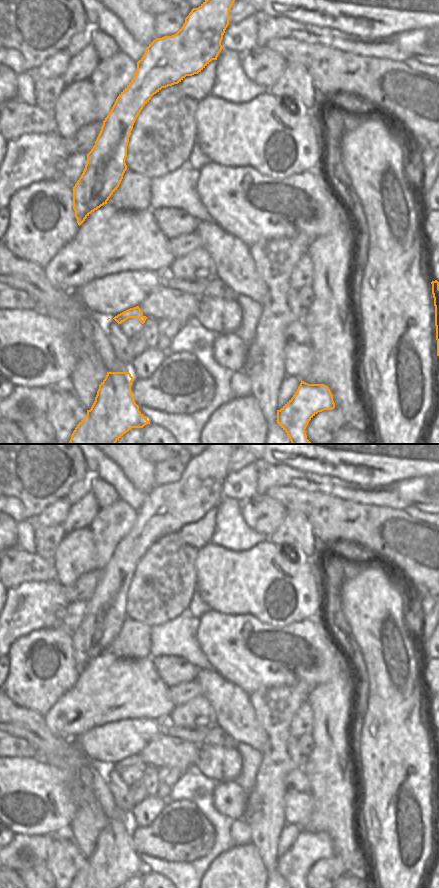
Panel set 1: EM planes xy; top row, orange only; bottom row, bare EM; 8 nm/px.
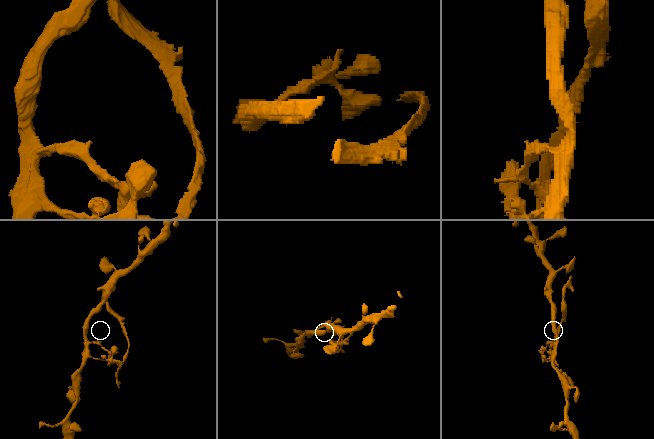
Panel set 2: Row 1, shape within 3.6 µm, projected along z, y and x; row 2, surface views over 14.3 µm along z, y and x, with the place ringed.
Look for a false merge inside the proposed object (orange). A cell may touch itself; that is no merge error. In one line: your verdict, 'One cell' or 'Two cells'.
Two cells

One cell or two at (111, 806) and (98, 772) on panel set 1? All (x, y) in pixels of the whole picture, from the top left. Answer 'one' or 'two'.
one

